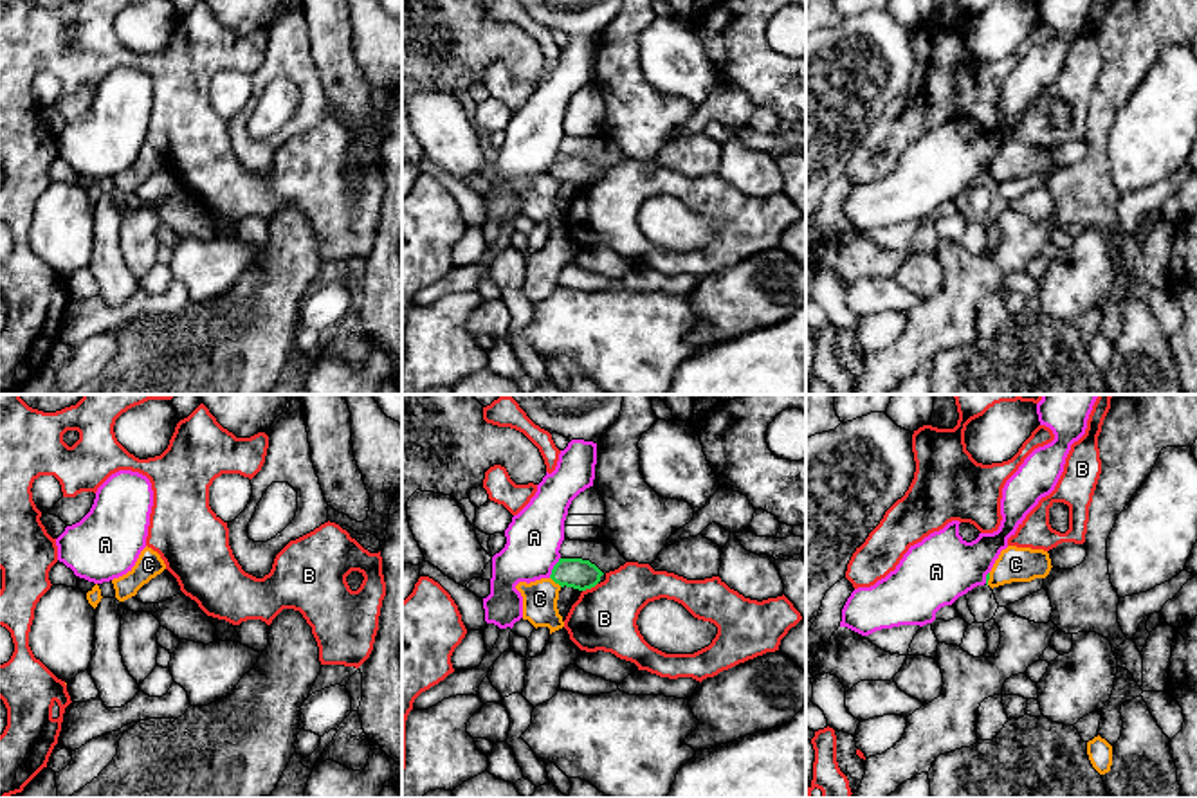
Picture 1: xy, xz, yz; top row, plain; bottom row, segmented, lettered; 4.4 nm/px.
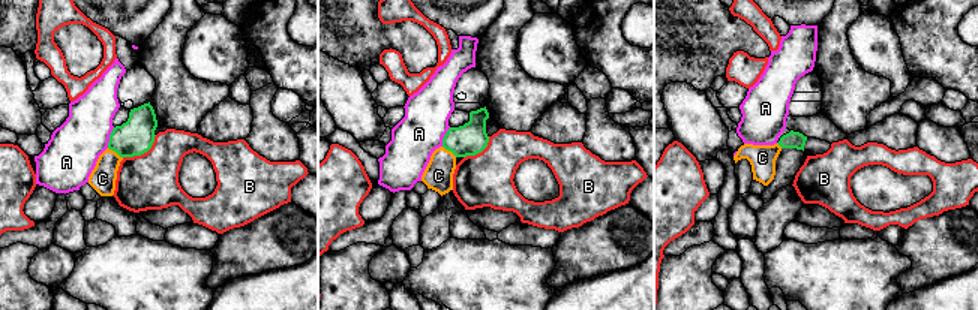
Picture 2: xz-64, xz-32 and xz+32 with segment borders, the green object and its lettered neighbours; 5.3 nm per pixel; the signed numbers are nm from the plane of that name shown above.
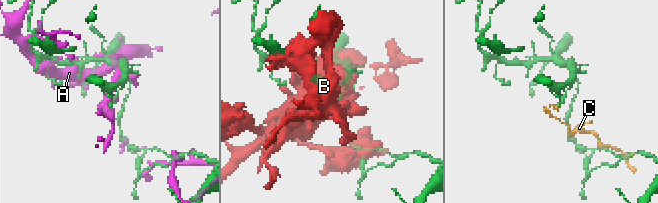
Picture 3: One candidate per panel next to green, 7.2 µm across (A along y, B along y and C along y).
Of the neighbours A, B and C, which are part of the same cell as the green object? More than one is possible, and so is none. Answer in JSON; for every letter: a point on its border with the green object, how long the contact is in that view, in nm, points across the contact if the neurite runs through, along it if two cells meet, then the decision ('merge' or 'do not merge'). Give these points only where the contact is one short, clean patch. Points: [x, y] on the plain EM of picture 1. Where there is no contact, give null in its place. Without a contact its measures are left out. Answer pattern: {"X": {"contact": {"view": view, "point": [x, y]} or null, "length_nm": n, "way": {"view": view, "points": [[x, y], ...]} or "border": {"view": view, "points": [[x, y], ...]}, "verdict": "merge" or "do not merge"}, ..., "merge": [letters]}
{"A": {"contact": {"view": "xz", "point": [554, 164]}, "length_nm": 110, "verdict": "do not merge"}, "B": {"contact": {"view": "xz", "point": [590, 184]}, "length_nm": 80, "verdict": "do not merge"}, "C": {"contact": {"view": "xz", "point": [556, 179]}, "length_nm": 70, "border": {"view": "xz", "points": [[550, 173], [561, 182]]}, "verdict": "do not merge"}, "merge": []}

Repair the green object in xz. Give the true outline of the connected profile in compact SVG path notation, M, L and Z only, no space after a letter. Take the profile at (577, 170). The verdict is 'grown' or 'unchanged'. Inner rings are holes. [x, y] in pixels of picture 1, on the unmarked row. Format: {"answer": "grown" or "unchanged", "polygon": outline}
{"answer": "unchanged", "polygon": "M559 155L553 162L550 175L561 184L573 184L579 187L586 187L595 184L600 178L604 169L582 155Z"}

